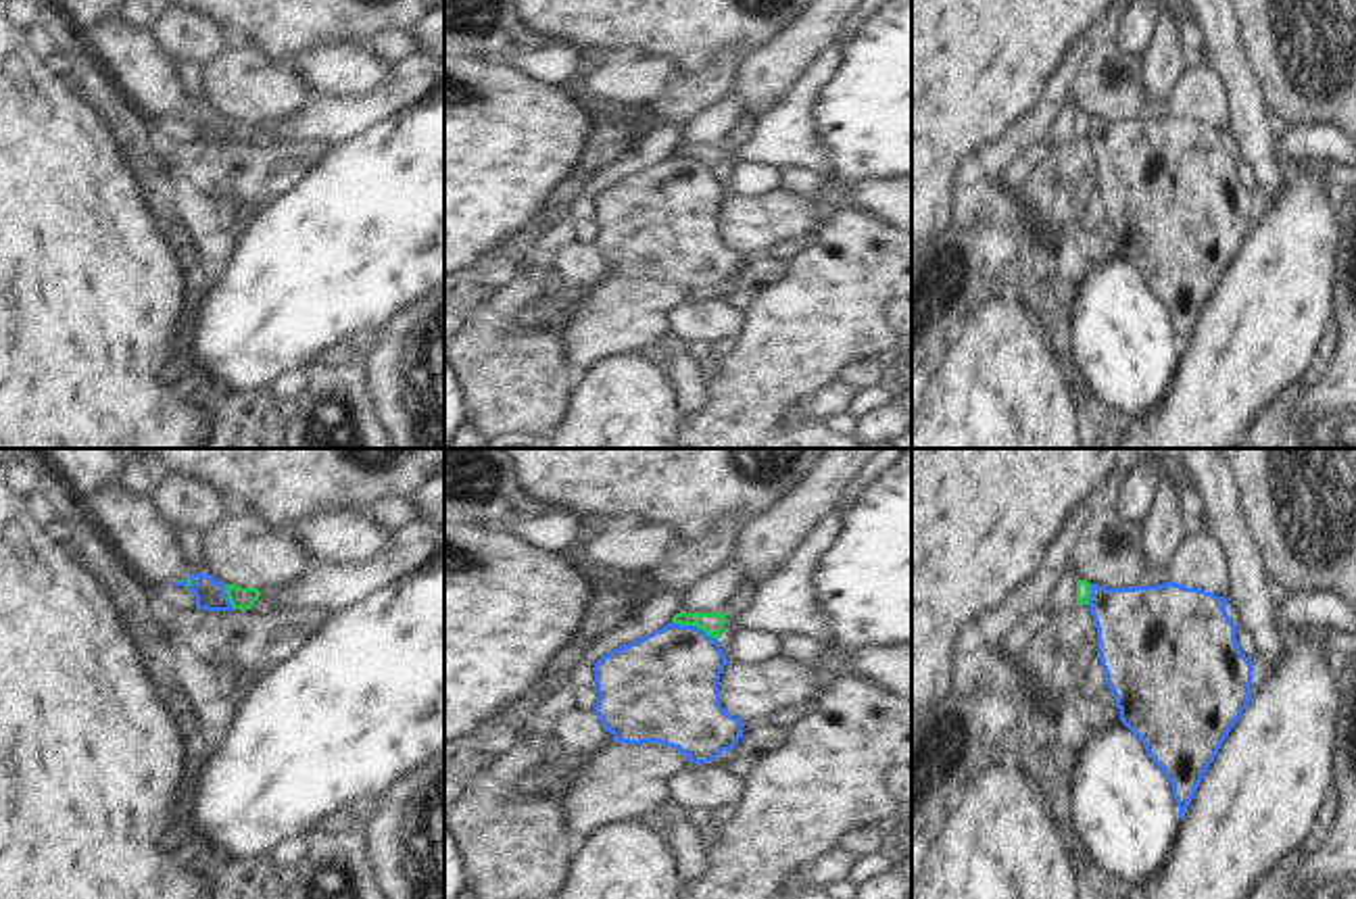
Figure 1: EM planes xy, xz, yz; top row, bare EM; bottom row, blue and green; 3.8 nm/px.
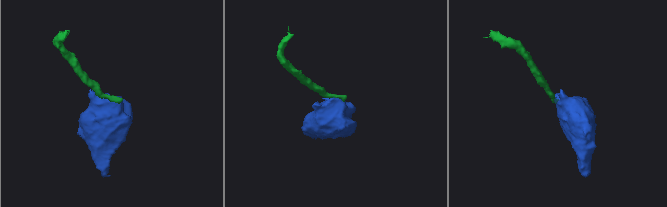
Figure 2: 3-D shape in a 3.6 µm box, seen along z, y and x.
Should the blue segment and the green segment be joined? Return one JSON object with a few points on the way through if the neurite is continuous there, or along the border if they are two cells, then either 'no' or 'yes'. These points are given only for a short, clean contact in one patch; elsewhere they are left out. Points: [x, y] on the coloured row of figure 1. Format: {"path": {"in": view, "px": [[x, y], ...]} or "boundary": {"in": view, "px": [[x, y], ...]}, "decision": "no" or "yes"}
{"boundary": {"in": "xz", "px": [[672, 620], [697, 626], [716, 641]]}, "decision": "no"}

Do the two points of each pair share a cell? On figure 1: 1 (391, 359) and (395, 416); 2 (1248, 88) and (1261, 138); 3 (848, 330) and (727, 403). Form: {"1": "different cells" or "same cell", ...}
{"1": "same cell", "2": "same cell", "3": "same cell"}

